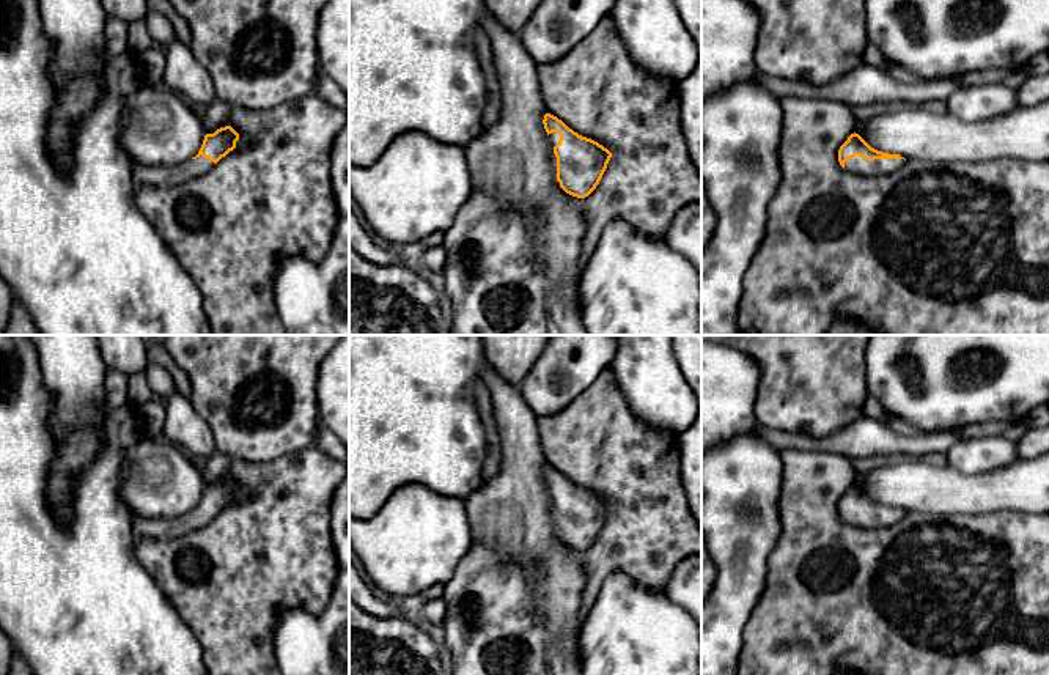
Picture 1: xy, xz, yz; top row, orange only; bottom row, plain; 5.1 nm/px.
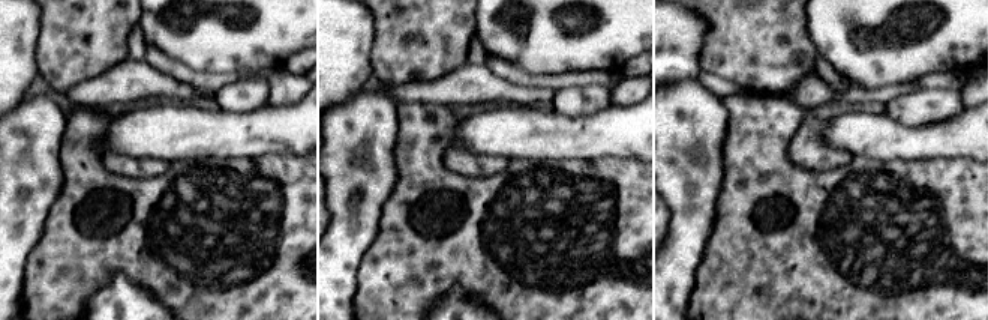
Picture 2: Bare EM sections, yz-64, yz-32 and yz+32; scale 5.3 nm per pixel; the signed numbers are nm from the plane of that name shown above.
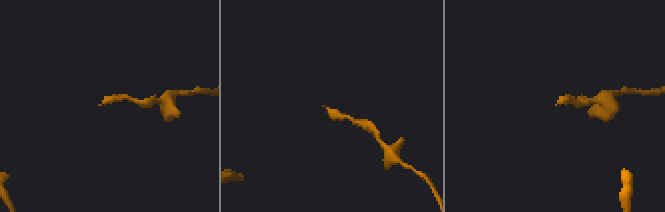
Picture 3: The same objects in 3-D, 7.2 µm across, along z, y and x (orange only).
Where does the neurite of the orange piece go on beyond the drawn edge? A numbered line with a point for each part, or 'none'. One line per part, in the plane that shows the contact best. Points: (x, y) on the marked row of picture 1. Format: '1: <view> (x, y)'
1: yz (859, 165)

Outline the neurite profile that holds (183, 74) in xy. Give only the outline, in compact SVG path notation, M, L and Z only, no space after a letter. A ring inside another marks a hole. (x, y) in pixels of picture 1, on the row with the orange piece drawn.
M178 38L165 49L165 69L160 87L176 93L187 102L209 105L217 101L209 72L197 61L190 47Z

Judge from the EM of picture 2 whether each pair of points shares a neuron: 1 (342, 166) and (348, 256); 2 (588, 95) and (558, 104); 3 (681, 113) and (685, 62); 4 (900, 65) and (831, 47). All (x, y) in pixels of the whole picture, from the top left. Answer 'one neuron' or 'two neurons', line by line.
1: one neuron
2: one neuron
3: two neurons
4: one neuron

